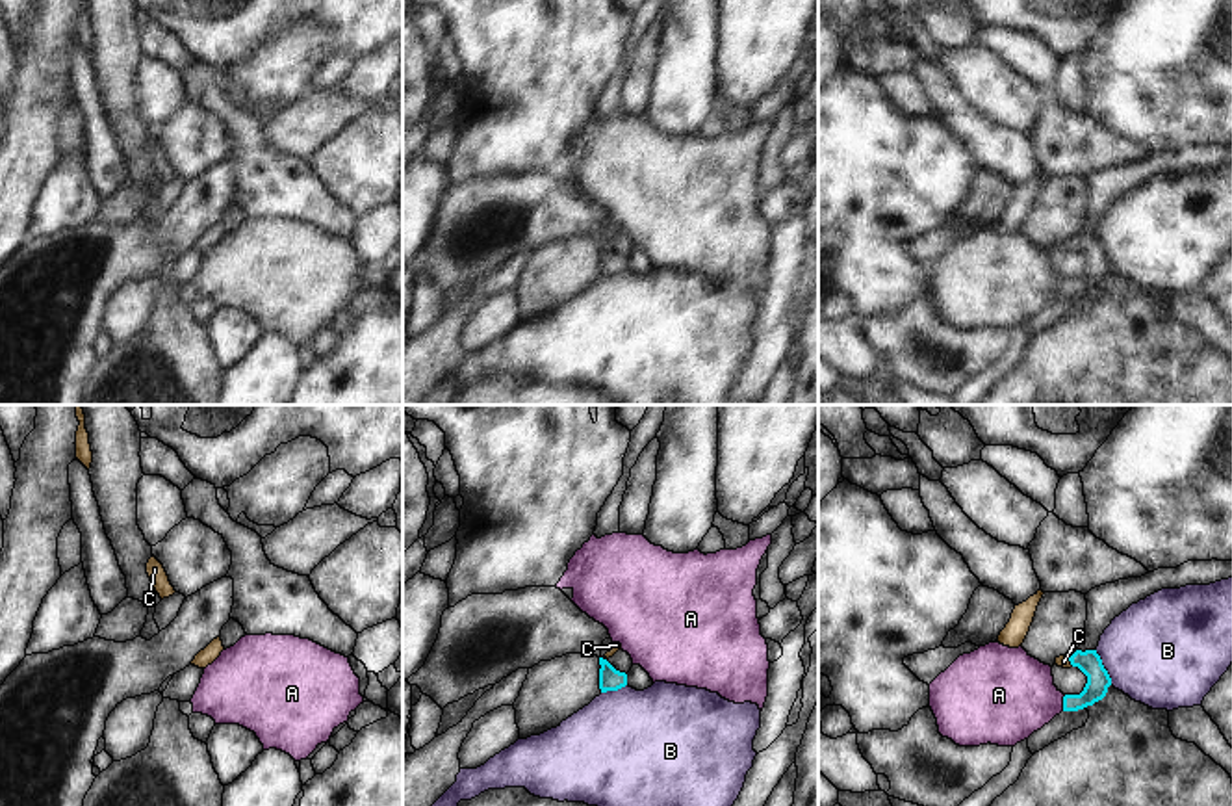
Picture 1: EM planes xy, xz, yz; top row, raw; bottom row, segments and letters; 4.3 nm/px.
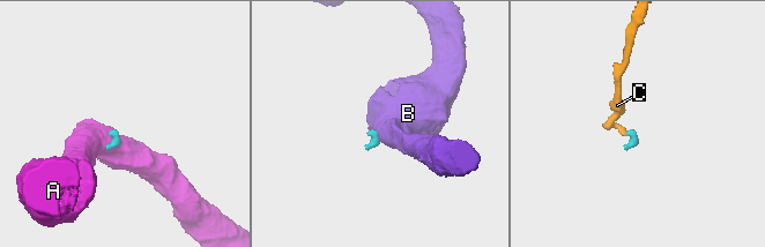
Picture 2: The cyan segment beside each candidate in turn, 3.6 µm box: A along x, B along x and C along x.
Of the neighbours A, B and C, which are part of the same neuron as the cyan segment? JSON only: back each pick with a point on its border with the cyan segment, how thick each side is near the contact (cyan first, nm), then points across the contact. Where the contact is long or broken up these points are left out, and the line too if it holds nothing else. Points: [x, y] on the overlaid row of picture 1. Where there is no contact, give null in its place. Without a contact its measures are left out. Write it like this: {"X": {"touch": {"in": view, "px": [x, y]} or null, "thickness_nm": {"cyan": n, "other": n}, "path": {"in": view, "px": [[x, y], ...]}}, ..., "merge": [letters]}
{"C": {"touch": {"in": "yz", "px": [1069, 660]}, "thickness_nm": {"cyan": 100, "other": 50}, "path": {"in": "yz", "px": [[1090, 663], [1069, 660], [1064, 662]]}}, "merge": ["C"]}

